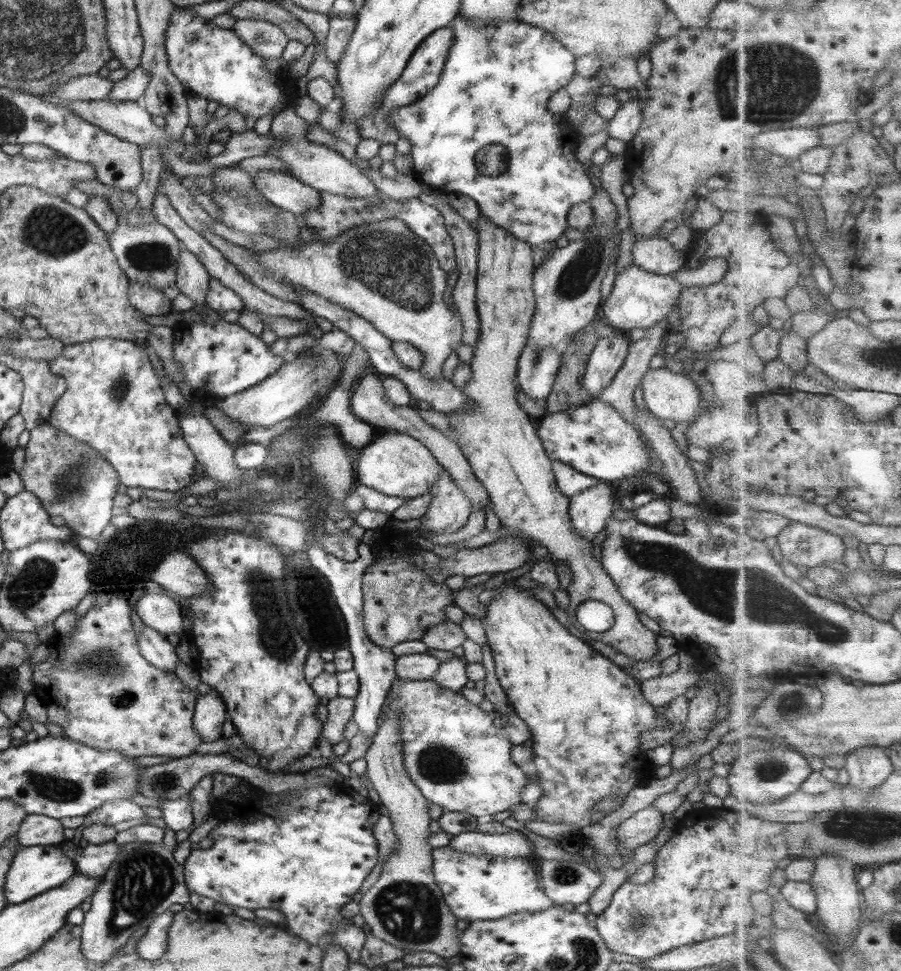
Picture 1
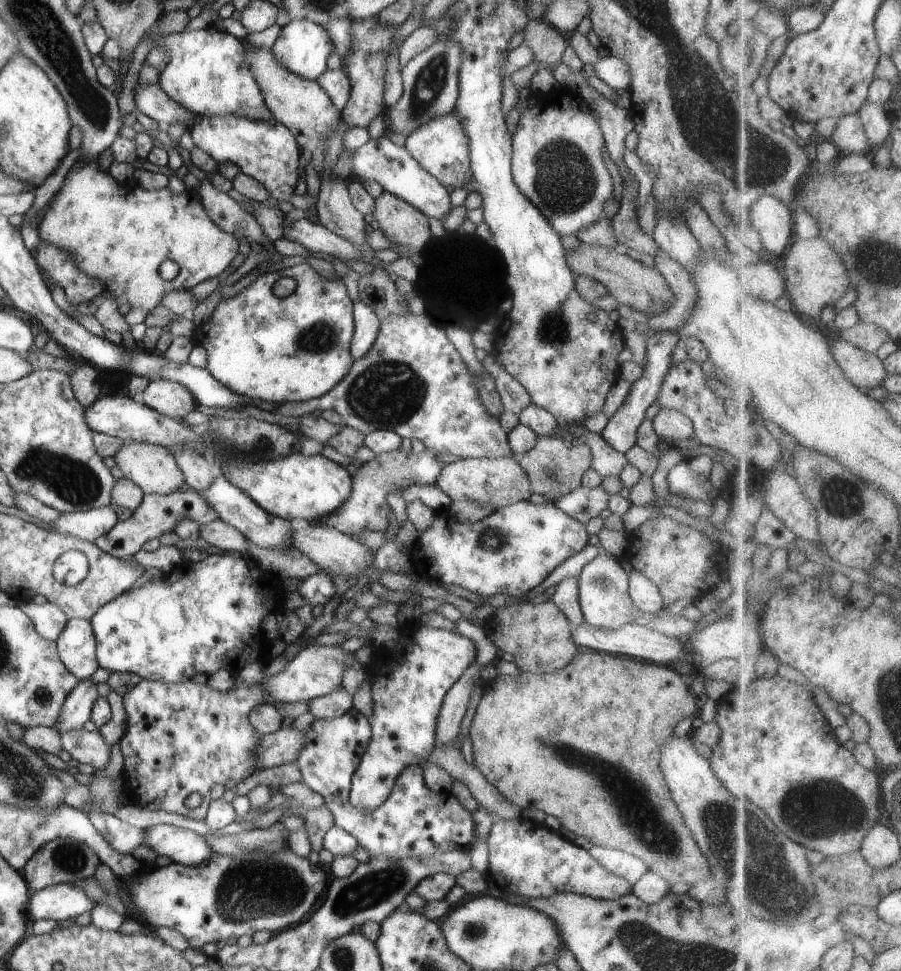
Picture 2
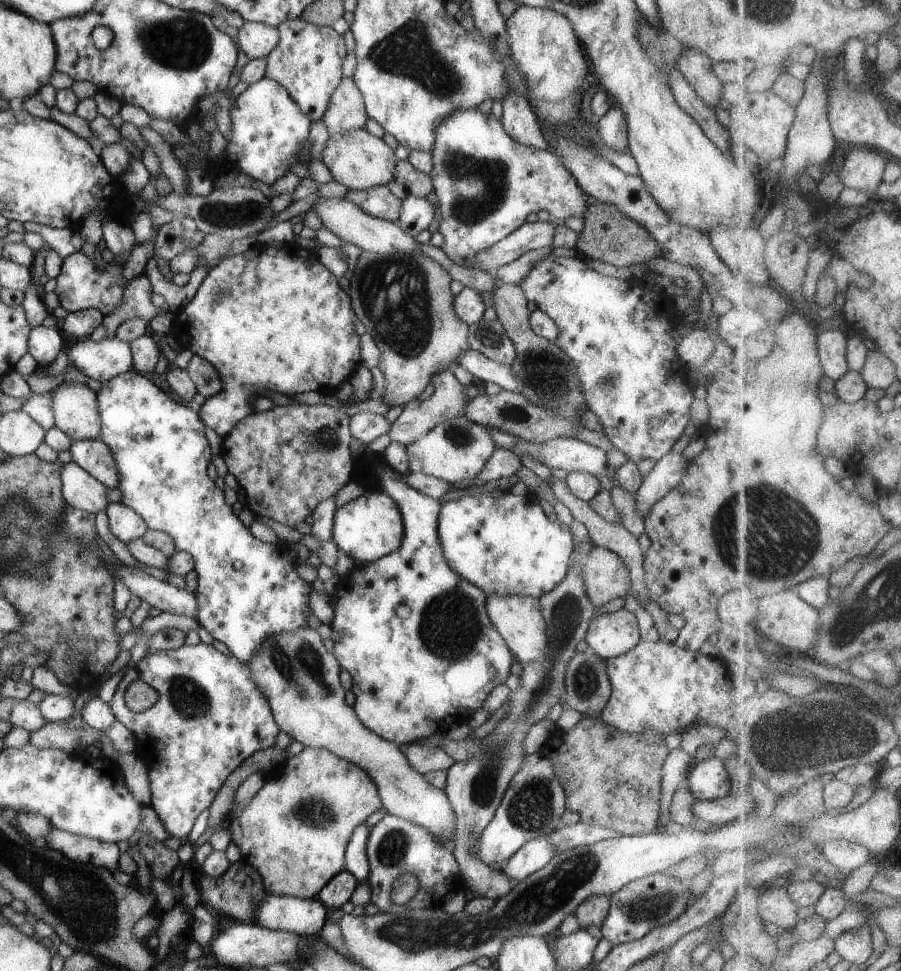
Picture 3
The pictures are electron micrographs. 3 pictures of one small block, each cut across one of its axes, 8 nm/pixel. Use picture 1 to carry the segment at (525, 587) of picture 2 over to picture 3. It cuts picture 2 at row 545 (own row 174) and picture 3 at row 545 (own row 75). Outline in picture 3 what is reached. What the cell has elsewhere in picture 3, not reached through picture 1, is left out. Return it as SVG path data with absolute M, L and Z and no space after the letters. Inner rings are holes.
M509 491L496 498L482 494L446 501L439 510L437 529L448 566L463 581L478 586L486 596L516 595L539 599L564 580L574 551L574 536L568 526L560 521L552 522L532 496L521 497Z

